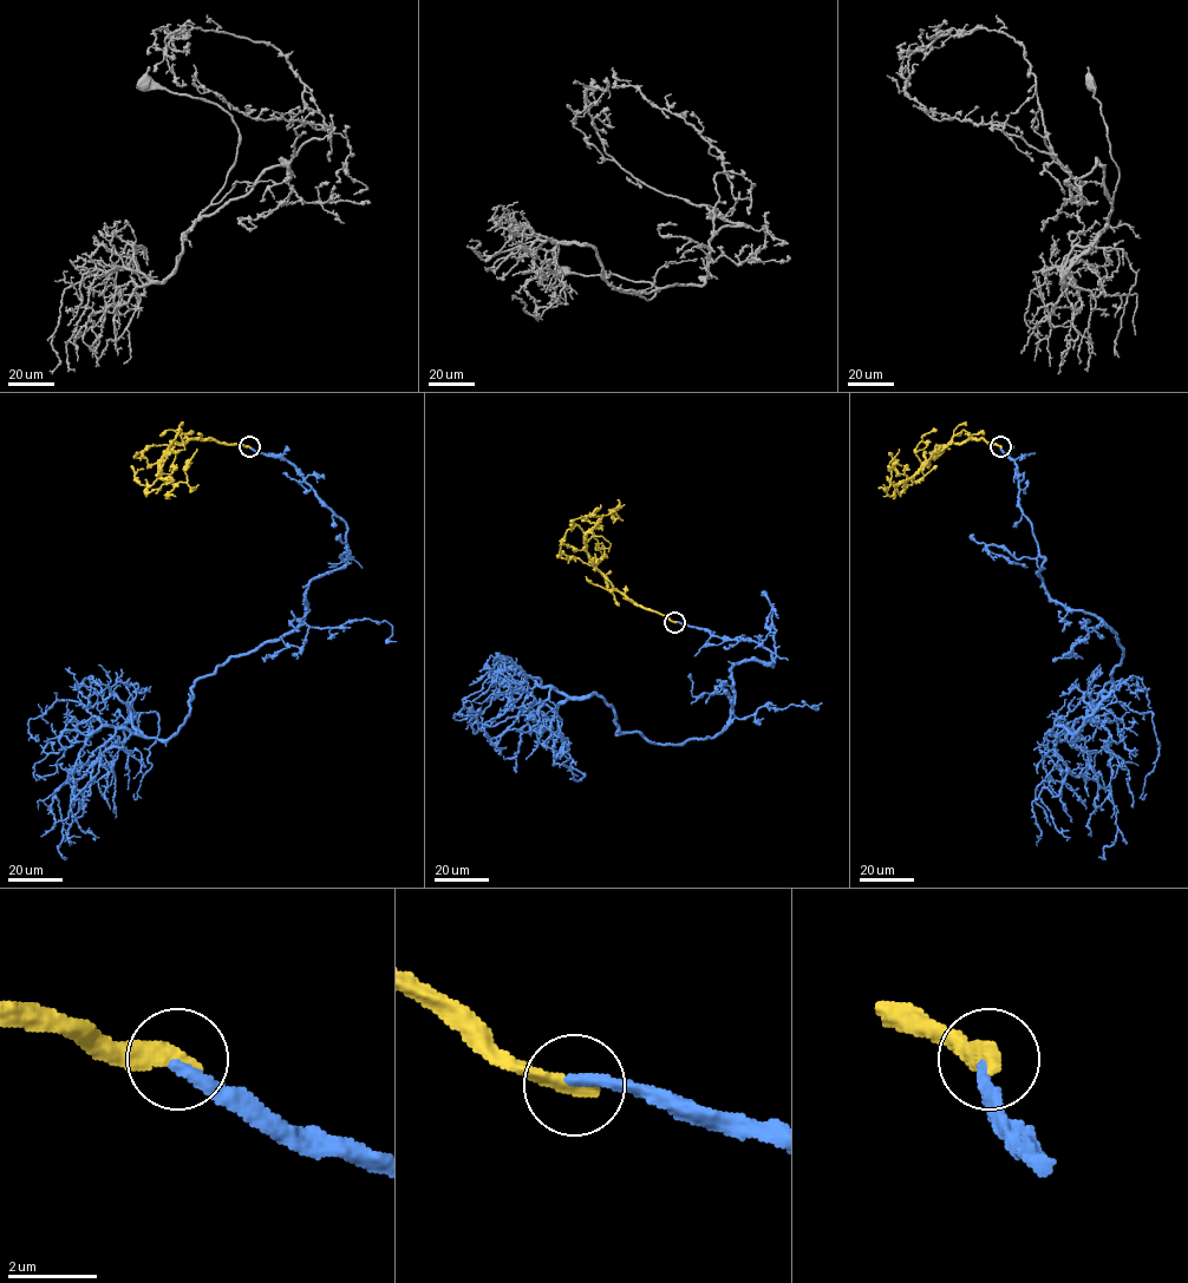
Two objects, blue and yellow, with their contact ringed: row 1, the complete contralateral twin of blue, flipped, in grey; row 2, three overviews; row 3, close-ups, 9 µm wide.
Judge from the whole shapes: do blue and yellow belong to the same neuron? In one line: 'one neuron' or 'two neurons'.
one neuron

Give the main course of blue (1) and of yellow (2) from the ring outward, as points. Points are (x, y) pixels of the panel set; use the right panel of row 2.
1: (1000, 446), (1048, 595), (1094, 613), (1123, 647), (1072, 738), (1109, 704), (1151, 712), (1146, 793)
2: (1000, 446), (984, 438), (951, 443), (909, 478), (895, 483), (890, 480), (889, 464), (899, 449)

